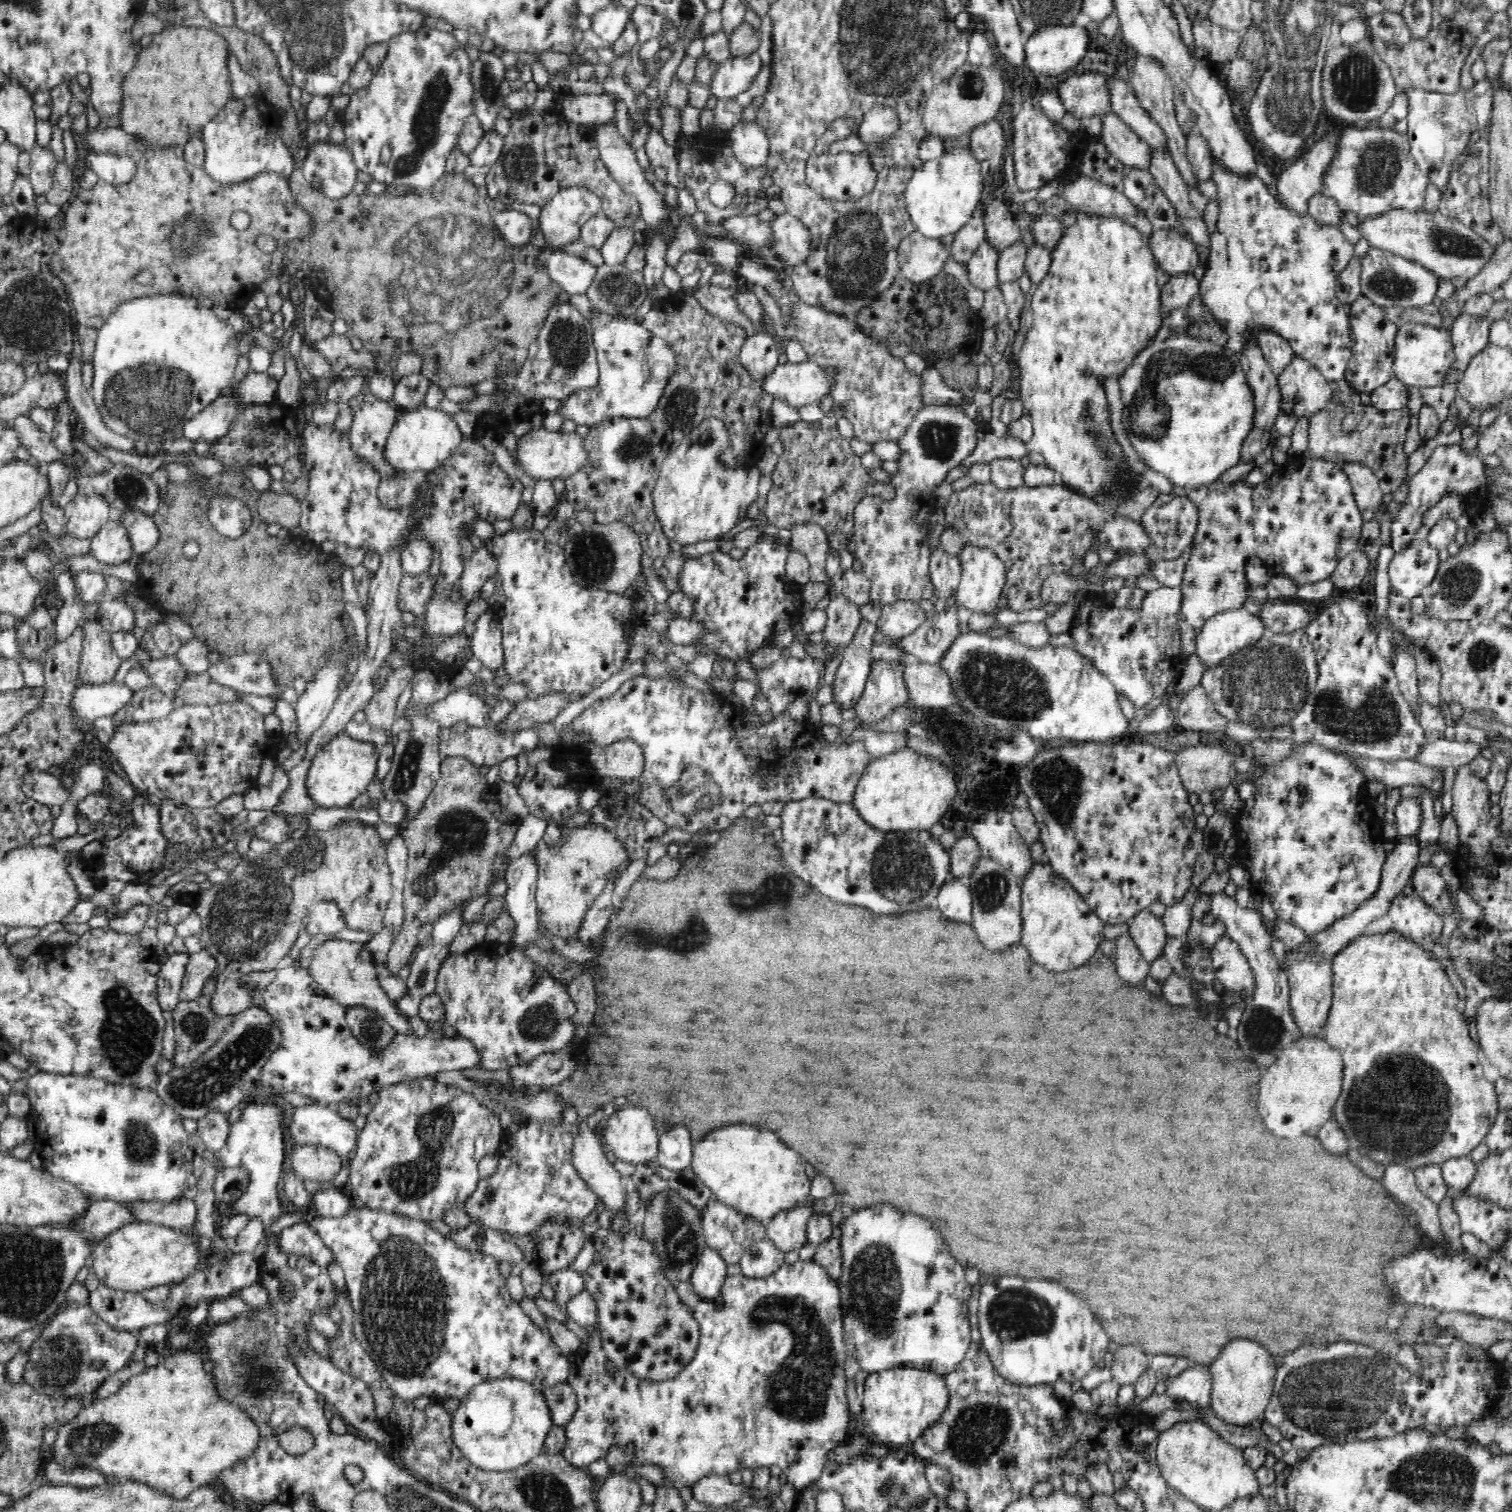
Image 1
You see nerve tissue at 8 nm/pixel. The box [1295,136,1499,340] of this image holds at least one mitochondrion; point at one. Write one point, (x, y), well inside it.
(1447, 241)

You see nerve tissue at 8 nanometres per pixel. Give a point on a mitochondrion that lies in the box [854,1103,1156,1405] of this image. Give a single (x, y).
(1017, 1313)

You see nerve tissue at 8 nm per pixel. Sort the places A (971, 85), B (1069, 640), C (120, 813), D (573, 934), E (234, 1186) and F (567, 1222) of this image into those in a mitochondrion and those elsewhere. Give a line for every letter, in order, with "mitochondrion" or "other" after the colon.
A: mitochondrion
B: other
C: other
D: other
E: other
F: other

